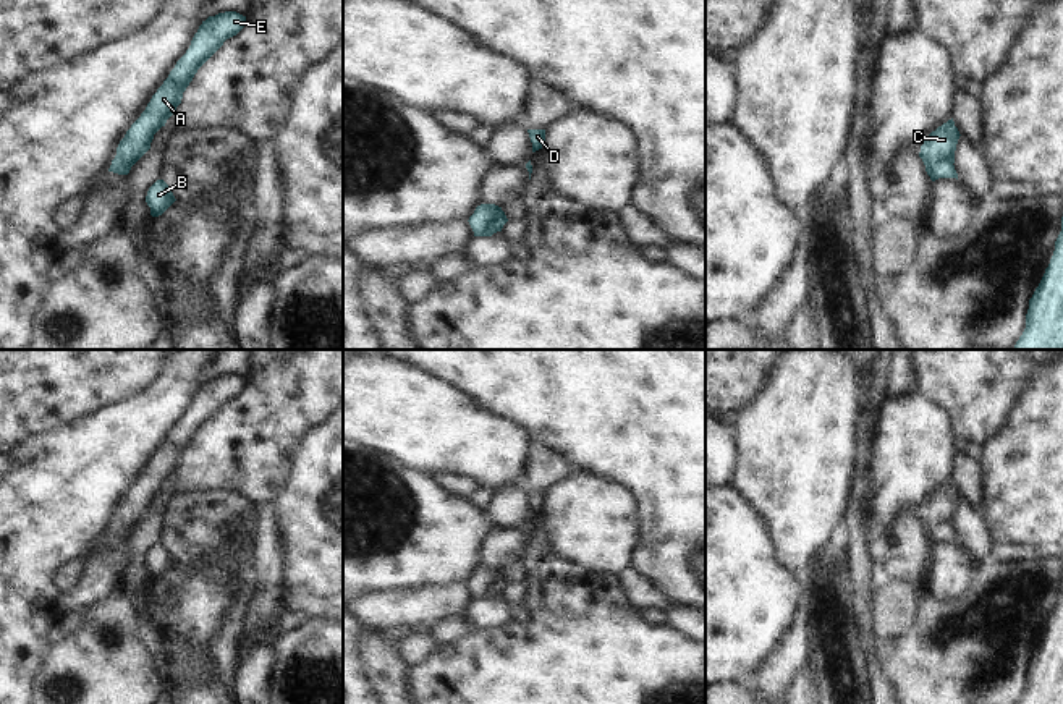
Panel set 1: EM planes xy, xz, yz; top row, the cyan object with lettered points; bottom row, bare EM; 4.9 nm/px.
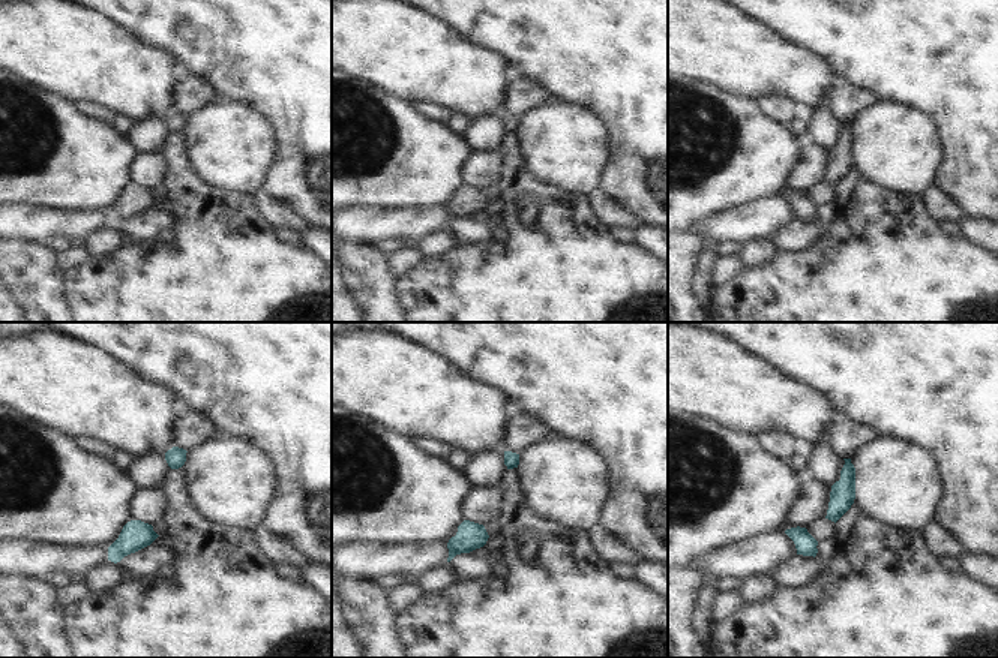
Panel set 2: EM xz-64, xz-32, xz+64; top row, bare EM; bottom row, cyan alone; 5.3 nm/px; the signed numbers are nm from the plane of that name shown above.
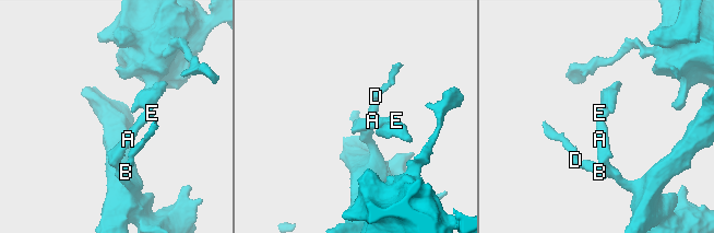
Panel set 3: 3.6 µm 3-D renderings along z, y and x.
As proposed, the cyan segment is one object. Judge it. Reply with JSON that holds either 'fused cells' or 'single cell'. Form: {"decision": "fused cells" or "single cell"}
{"decision": "single cell"}

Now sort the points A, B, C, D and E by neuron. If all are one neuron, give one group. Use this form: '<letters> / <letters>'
A B C D E

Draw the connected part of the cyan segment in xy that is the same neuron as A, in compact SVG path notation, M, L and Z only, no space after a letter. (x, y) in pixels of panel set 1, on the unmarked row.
M225 374L209 379L194 397L189 411L176 424L168 440L152 458L146 473L131 487L116 510L108 534L128 537L131 529L150 511L154 497L165 489L167 482L181 466L183 455L193 443L197 432L246 388L246 379L236 374Z

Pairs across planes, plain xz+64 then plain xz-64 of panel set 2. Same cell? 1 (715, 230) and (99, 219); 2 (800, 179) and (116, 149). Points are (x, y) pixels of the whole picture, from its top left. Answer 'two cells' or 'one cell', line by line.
1: one cell
2: two cells

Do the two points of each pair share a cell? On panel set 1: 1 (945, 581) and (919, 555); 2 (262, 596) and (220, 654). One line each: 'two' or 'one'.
1: two
2: two

